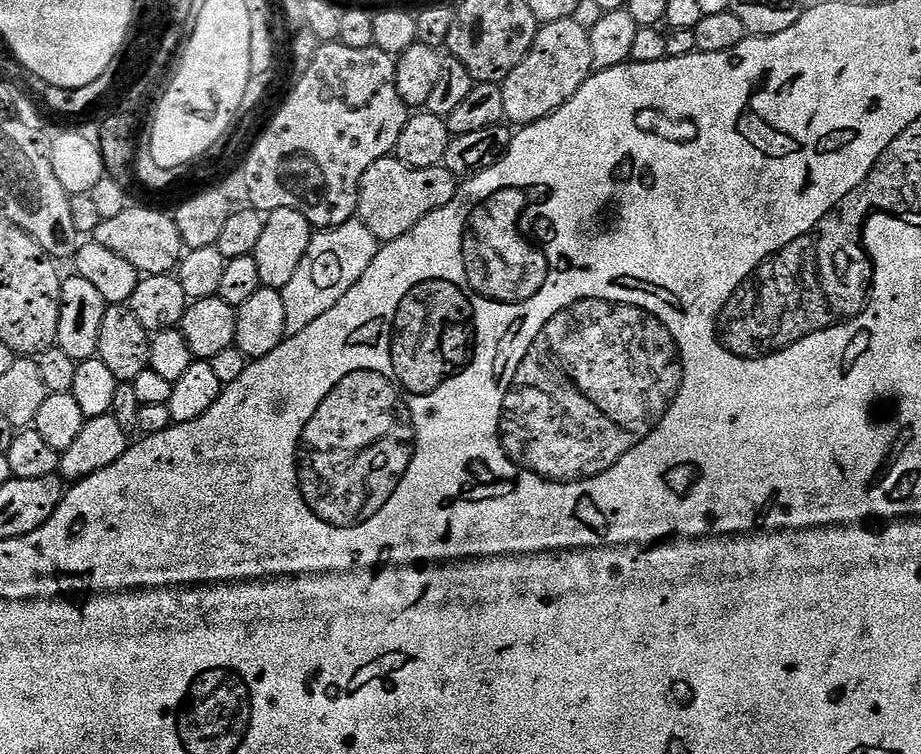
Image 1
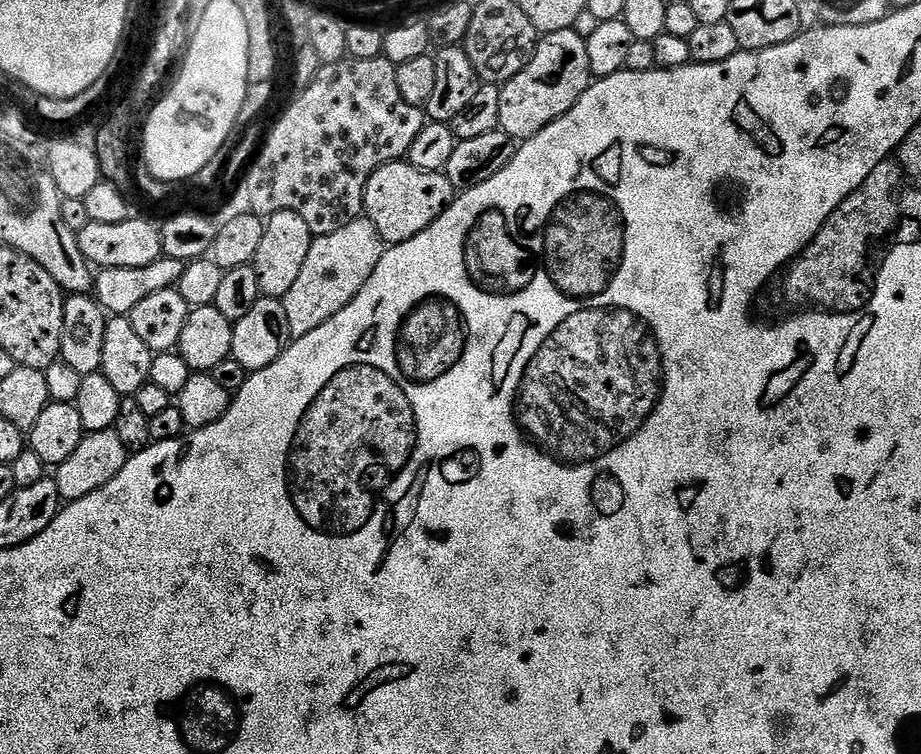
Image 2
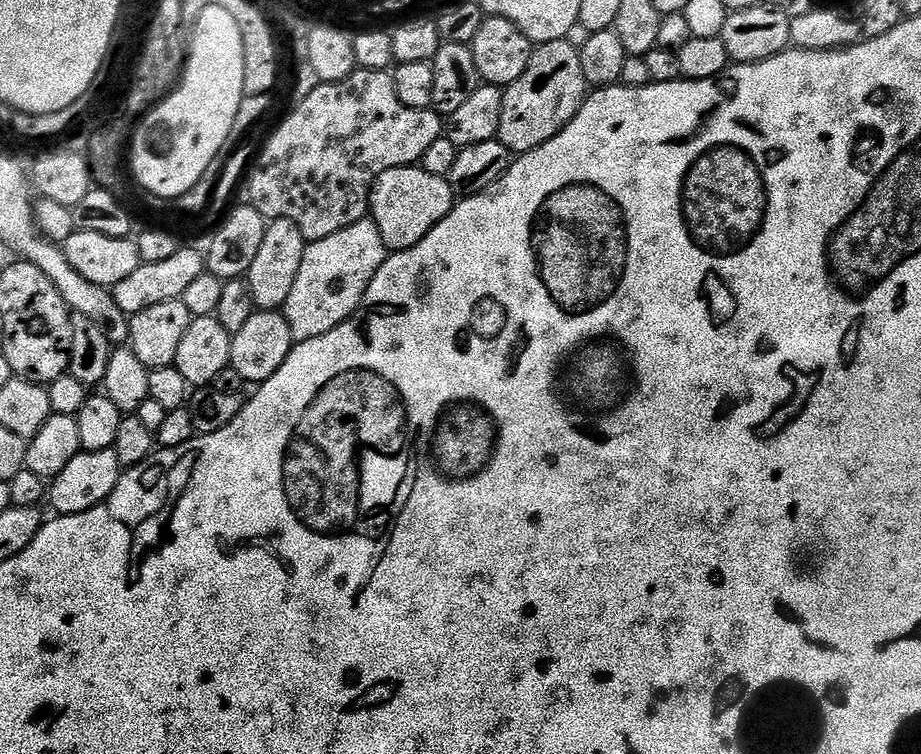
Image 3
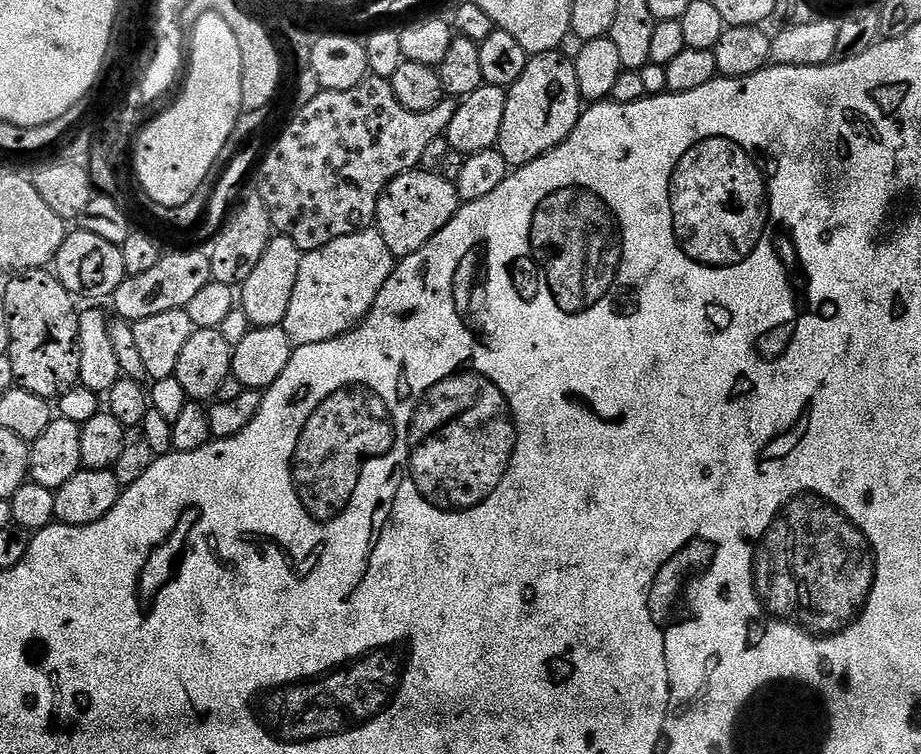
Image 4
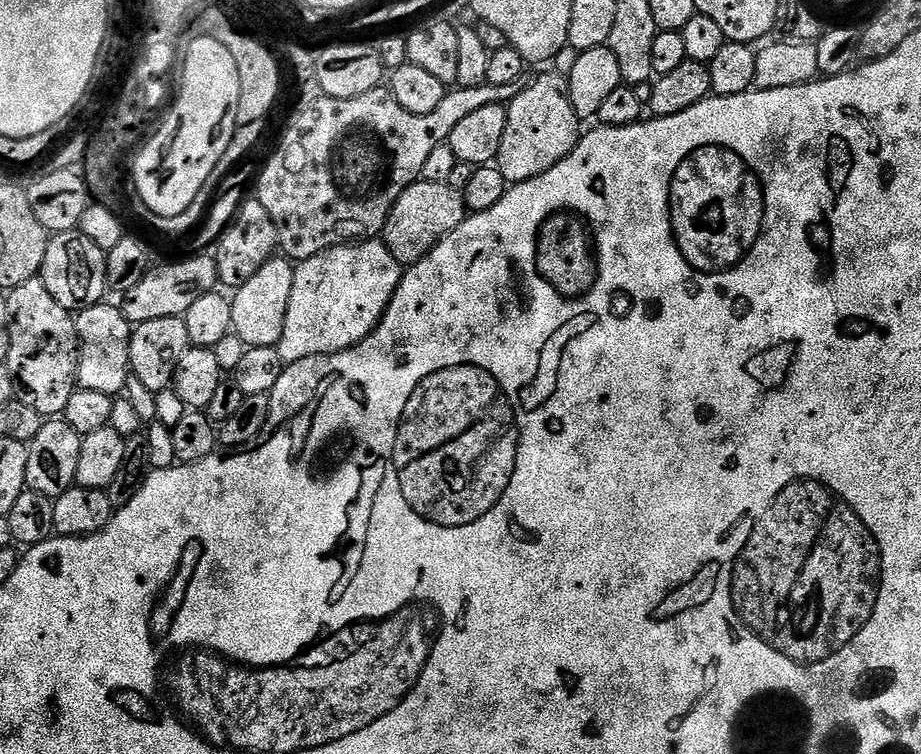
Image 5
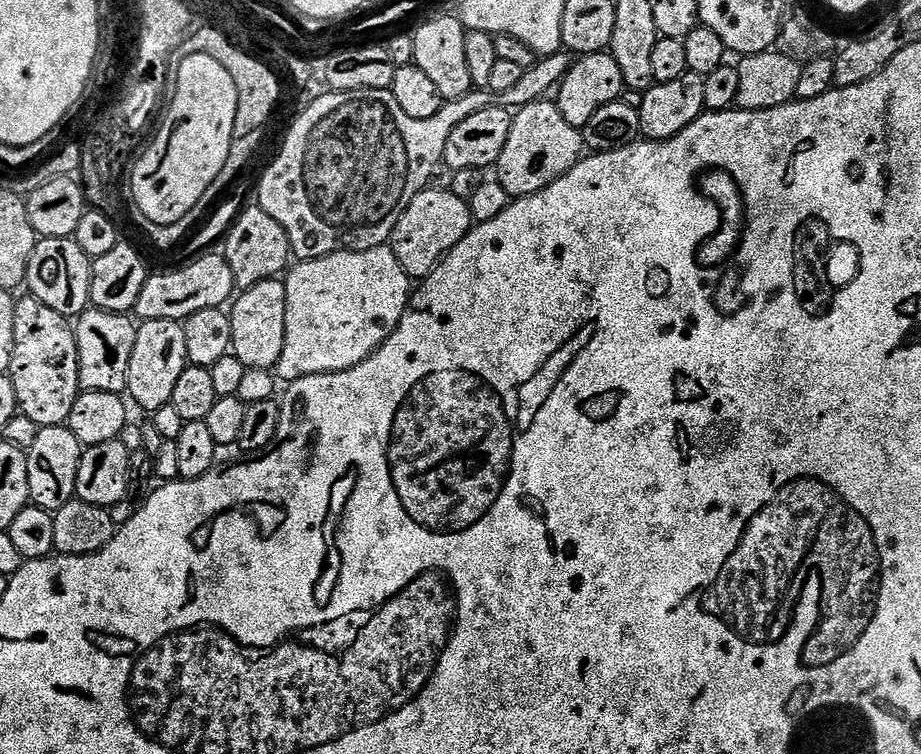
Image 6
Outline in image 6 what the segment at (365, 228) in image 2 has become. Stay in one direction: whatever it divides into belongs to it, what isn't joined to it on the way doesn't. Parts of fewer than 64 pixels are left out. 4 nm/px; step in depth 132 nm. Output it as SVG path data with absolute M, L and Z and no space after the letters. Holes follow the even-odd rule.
M385 246L293 263L284 285L286 346L274 372L281 381L291 382L310 374L350 370L370 358L402 322L414 281Z

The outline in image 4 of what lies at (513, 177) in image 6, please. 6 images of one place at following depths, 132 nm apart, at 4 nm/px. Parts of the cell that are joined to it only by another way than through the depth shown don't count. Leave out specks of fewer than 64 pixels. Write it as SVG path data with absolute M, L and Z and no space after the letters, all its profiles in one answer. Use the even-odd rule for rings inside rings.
M559 50L541 52L529 59L518 82L507 89L506 114L502 117L499 149L509 169L515 170L542 158L554 150L580 121L582 101L578 90L578 74L573 61Z

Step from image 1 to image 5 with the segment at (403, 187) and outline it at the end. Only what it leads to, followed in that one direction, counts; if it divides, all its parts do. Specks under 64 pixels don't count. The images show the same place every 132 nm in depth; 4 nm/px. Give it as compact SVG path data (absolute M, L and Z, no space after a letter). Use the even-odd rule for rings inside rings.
M421 178L411 184L402 198L394 202L382 233L382 242L401 266L417 264L423 256L430 254L436 243L453 232L466 215L463 192L454 190L446 182L440 181L439 184L436 180L428 179Z

